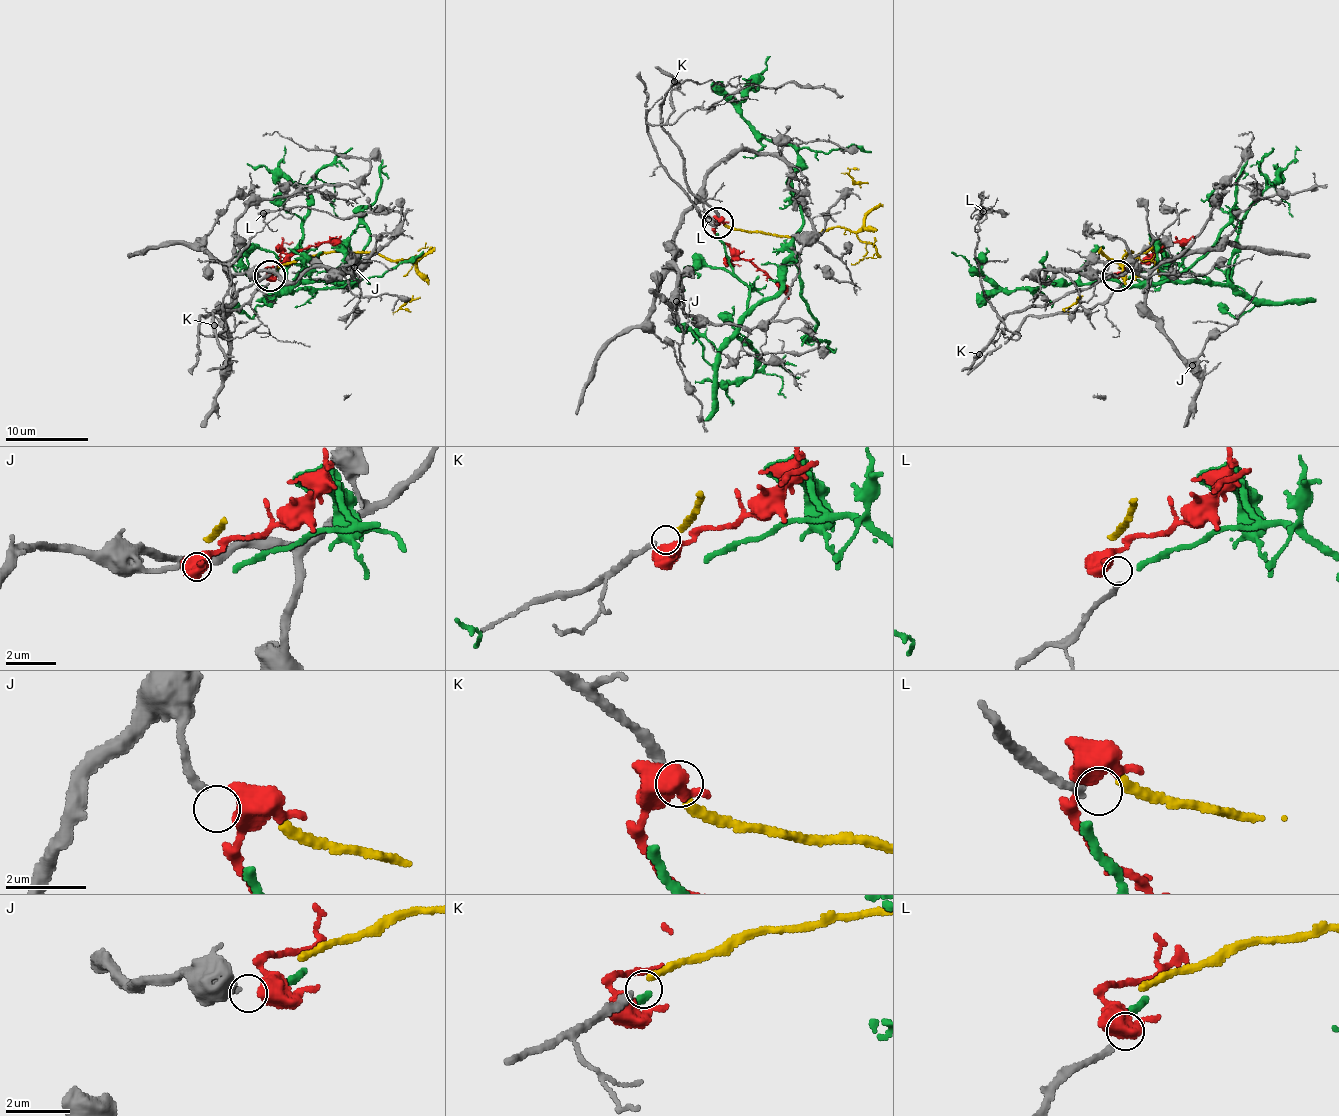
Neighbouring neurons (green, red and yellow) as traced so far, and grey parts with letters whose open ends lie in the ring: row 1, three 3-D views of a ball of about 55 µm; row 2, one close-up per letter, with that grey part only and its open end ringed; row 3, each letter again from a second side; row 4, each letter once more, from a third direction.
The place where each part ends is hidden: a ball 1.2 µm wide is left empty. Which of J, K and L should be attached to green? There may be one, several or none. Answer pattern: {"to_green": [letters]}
{"to_green": []}

